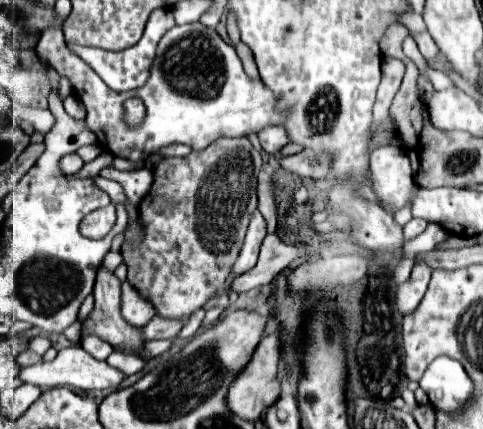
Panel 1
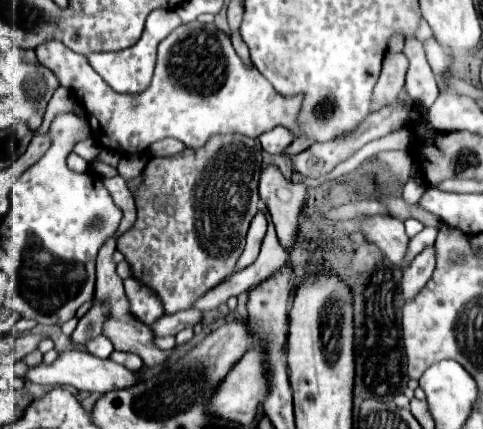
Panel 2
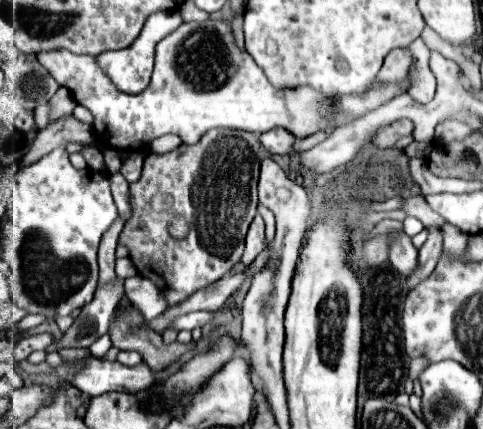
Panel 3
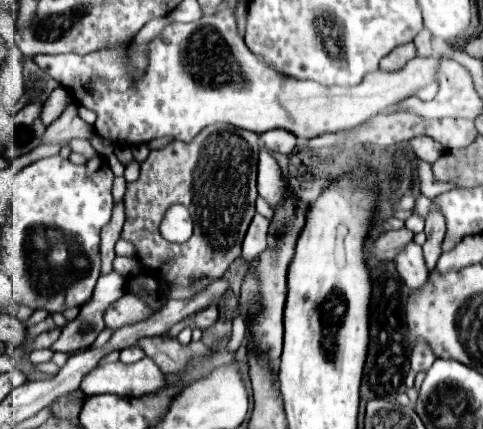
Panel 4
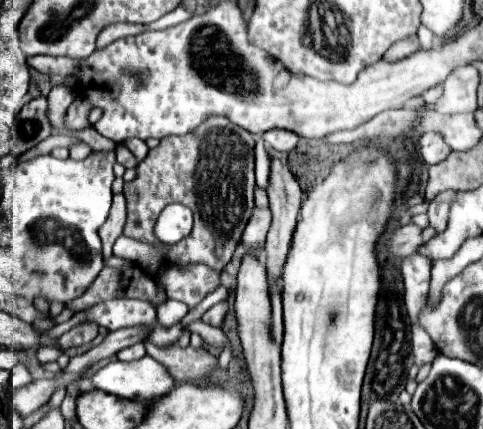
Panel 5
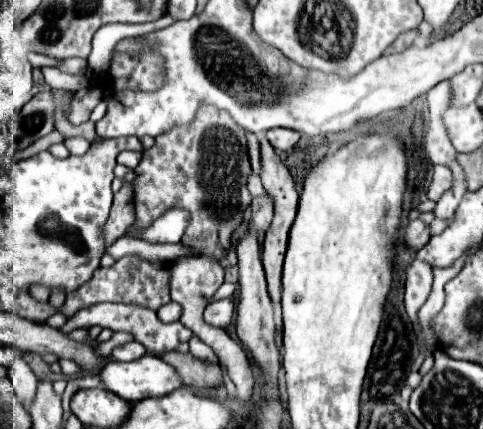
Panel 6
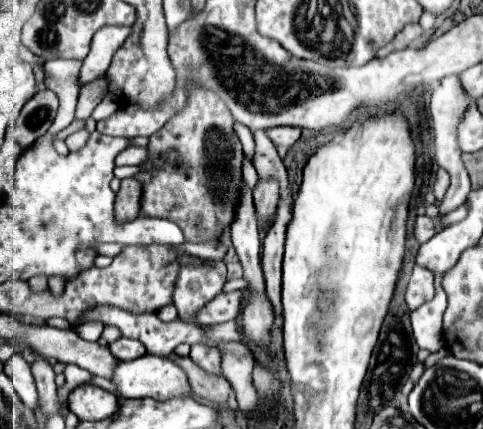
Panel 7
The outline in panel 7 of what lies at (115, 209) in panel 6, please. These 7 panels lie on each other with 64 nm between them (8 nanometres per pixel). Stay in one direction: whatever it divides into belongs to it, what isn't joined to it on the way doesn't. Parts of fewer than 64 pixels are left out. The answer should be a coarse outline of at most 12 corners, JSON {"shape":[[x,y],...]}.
{"shape":[[124,178],[116,194],[116,218],[140,214],[142,182]]}

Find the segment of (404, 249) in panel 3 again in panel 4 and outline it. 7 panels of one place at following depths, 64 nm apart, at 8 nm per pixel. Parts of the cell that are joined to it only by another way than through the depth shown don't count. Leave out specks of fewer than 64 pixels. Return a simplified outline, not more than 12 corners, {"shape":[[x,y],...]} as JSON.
{"shape":[[408,244],[396,256],[396,270],[410,292],[428,280],[422,248]]}

